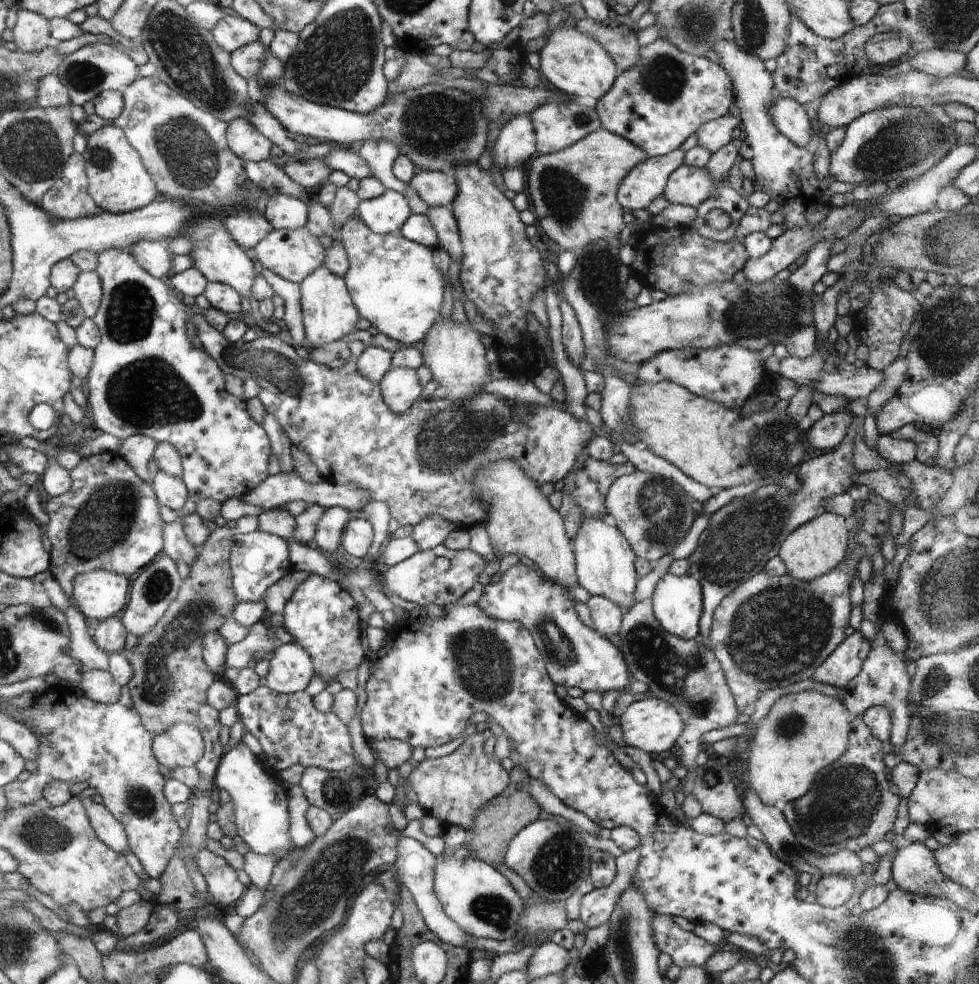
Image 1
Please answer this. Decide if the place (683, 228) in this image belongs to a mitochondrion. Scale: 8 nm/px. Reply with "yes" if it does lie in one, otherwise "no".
no

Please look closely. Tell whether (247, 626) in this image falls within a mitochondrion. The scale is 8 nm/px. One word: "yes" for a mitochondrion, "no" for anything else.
no

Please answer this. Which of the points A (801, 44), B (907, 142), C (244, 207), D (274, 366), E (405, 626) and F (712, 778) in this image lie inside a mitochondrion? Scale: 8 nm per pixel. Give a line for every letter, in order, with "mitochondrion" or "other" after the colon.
A: other
B: mitochondrion
C: other
D: mitochondrion
E: other
F: mitochondrion

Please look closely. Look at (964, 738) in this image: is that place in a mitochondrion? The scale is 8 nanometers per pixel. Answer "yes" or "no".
yes

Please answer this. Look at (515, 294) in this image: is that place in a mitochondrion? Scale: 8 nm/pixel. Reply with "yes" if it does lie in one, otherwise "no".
no

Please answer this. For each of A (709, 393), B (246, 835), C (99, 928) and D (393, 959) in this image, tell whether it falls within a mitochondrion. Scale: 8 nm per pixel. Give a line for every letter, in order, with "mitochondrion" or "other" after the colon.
A: other
B: other
C: other
D: other

